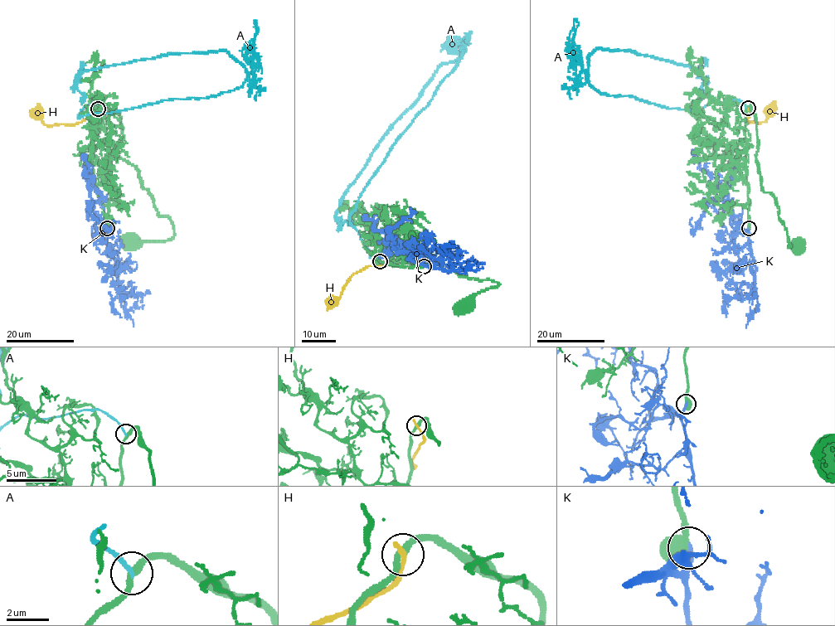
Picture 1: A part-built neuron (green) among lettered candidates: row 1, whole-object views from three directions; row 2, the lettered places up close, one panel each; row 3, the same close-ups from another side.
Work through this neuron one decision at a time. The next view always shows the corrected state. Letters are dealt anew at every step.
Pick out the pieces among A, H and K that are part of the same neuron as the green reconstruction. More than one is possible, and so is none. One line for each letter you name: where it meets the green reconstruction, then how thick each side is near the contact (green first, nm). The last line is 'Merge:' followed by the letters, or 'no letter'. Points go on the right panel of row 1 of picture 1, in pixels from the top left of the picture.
K: Touches green at (749, 228). Thickness 460 nm (green) against 280 nm
Merge: K

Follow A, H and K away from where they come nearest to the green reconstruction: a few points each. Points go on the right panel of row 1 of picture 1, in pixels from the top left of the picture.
A: (747, 108), (601, 94), (588, 59), (630, 50), (690, 65), (701, 99)
H: (748, 108), (750, 113), (746, 122), (763, 122), (767, 110), (774, 101)
K: (748, 228), (736, 230), (739, 218), (730, 214), (721, 187), (699, 165), (692, 150)

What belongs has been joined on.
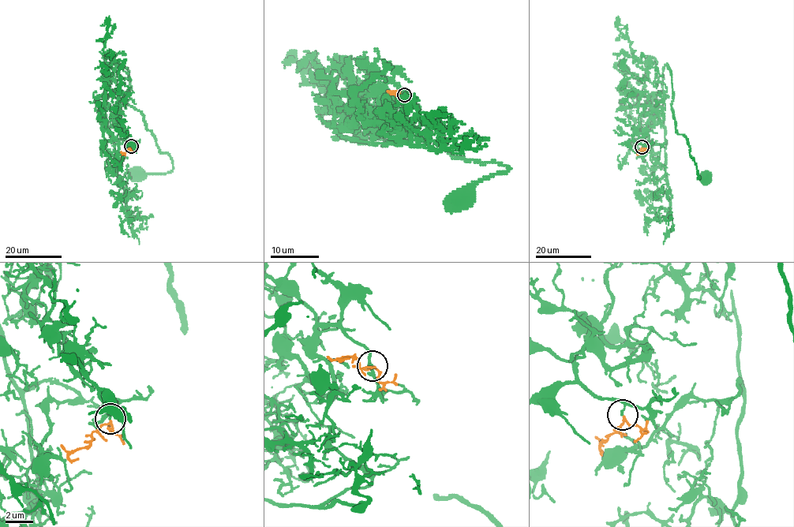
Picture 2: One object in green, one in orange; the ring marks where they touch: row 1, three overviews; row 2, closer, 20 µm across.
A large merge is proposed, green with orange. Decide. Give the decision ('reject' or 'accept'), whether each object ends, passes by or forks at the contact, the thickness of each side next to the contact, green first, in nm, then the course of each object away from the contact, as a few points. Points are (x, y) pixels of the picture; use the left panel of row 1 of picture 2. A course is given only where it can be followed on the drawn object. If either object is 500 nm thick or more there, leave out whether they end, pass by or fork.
reject; green passes by; orange passes by; calibres 110 and 120 nm; course green (131, 146), (118, 92), (104, 87), (111, 61), (172, 163), (136, 173); course orange (131, 146), (126, 152), (121, 151)

